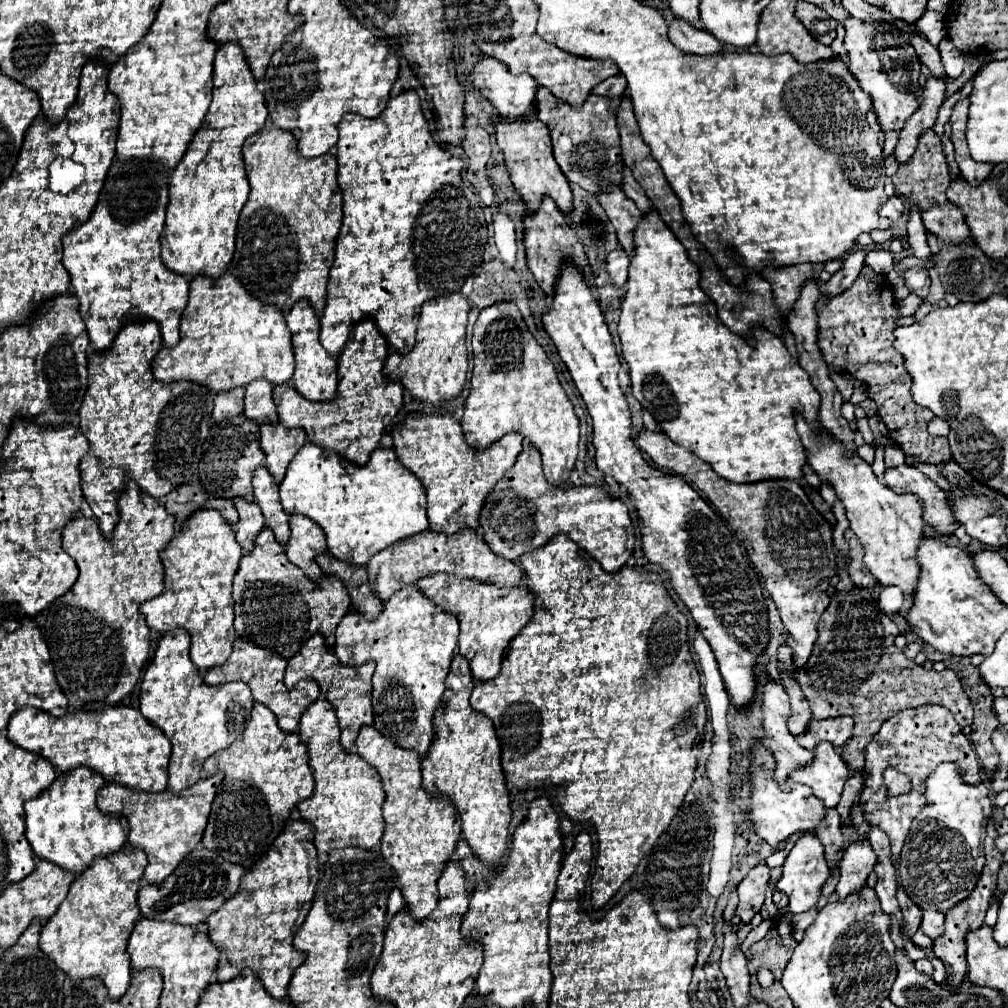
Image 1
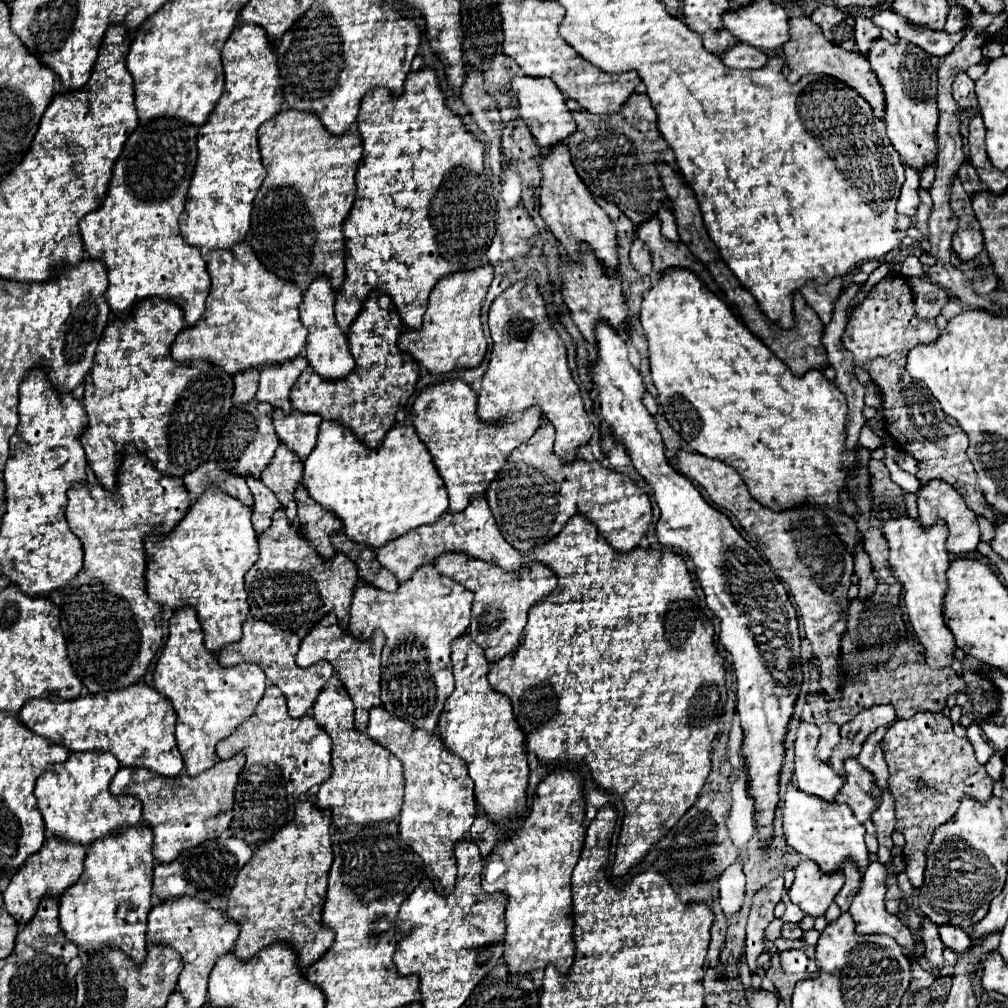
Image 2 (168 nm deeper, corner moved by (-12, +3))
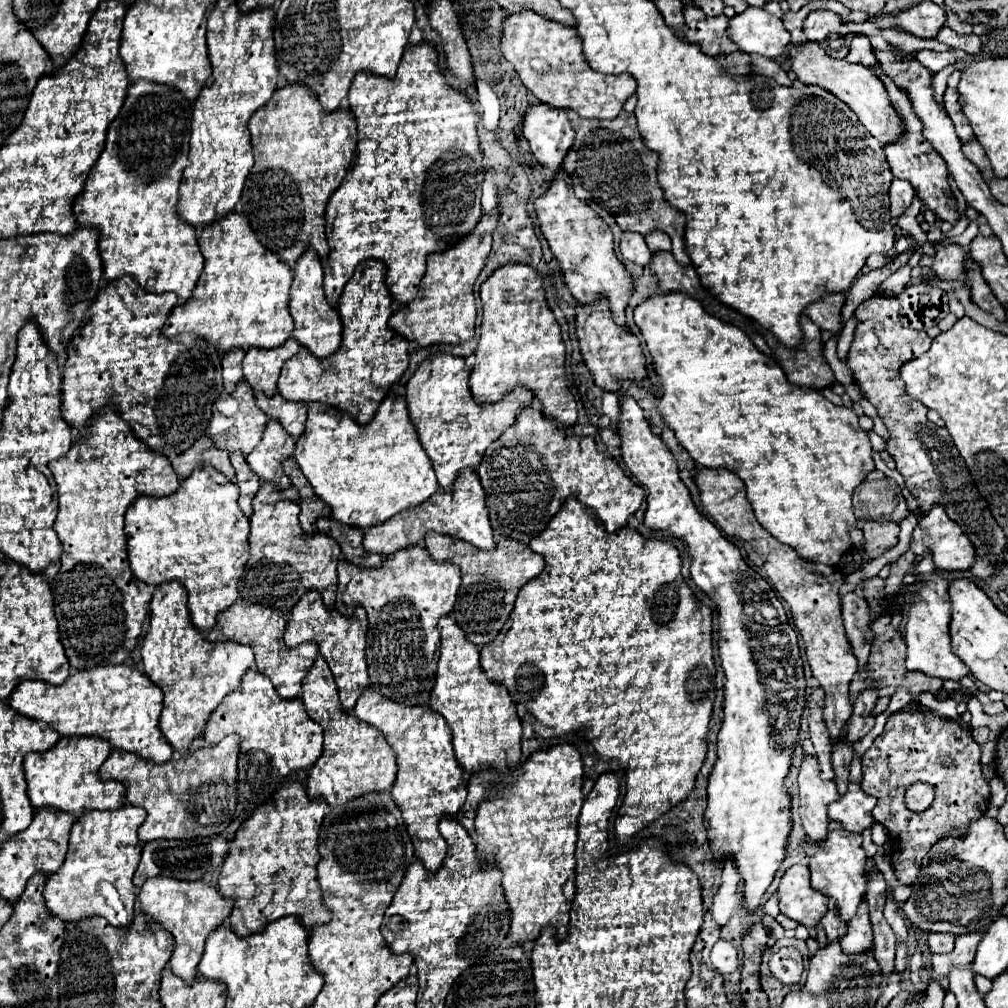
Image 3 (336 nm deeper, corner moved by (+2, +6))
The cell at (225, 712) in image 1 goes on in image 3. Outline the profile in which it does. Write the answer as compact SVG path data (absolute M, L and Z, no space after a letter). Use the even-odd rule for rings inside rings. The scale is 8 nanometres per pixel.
M168 582L162 584L154 590L152 602L150 602L150 628L142 644L142 664L146 670L146 676L152 678L156 686L164 692L164 708L160 714L160 728L166 740L170 742L172 750L186 754L190 744L202 734L210 714L222 704L222 700L238 690L242 676L254 666L254 654L248 646L234 644L234 642L208 642L202 638L202 634L192 626L188 618L188 608L186 608L186 590L178 586L178 582Z

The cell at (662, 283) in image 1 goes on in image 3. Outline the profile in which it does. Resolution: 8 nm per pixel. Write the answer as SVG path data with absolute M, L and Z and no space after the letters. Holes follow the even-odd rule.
M684 292L654 294L654 296L646 298L642 304L638 304L634 308L634 322L636 322L636 326L640 328L640 332L644 336L646 348L648 348L648 352L652 356L654 372L660 378L660 390L662 390L662 394L658 398L658 406L656 408L658 408L658 412L662 416L664 424L674 432L676 440L688 450L688 454L694 458L694 462L698 466L708 466L708 468L728 468L730 472L738 474L738 478L746 484L746 496L748 496L748 502L754 508L756 520L770 534L774 534L782 544L792 546L802 558L816 560L816 562L830 564L830 566L838 564L840 558L842 558L842 554L852 548L848 530L850 530L850 526L856 526L856 522L858 522L854 518L854 512L852 512L852 492L862 482L862 478L870 470L874 470L872 446L870 446L868 434L862 428L856 428L858 426L858 416L850 408L844 408L844 406L838 408L838 406L834 406L830 400L826 400L814 388L802 390L800 386L788 384L782 368L770 356L762 354L740 328L736 328L732 324L726 324L726 322L722 322L718 318L712 318L710 314L706 314L706 310L702 308L702 304L696 298L692 298L692 296L684 294Z

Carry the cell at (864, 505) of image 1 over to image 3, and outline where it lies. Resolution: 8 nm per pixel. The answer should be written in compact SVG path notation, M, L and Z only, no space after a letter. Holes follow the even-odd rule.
M930 552L922 554L920 560L912 564L912 576L916 578L916 592L912 592L912 606L906 614L906 668L924 672L928 676L960 680L968 674L968 666L952 652L948 624L950 624L950 598L948 598L948 580L934 570L934 562Z

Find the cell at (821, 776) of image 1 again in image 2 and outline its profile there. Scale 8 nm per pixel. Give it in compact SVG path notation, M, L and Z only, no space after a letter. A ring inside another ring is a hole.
M848 759L844 767L848 777L840 797L836 797L836 803L846 803L854 811L854 817L864 823L880 805L880 789L876 787L874 775L856 759Z

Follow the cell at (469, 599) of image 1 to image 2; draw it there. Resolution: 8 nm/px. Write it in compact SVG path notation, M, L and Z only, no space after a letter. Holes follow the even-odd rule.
M456 551L440 555L436 559L436 569L458 583L464 583L464 587L474 593L474 607L472 607L468 633L478 645L484 647L486 659L490 663L498 661L500 657L516 649L516 645L520 643L524 625L526 625L528 609L540 599L544 599L548 593L552 593L558 581L554 571L538 561L526 563L518 571L504 571L502 567L494 563L486 563L466 553L456 553Z

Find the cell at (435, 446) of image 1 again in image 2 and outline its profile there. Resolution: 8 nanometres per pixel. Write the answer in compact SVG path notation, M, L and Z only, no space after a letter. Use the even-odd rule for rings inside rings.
M458 379L426 387L412 405L414 427L432 453L438 473L446 483L450 495L450 513L460 513L466 509L472 497L486 493L492 477L496 477L500 465L504 465L508 459L508 453L512 453L512 449L516 449L516 445L522 441L528 441L544 417L542 411L534 407L522 413L510 413L500 423L484 423L476 413L476 403L478 393L466 381Z

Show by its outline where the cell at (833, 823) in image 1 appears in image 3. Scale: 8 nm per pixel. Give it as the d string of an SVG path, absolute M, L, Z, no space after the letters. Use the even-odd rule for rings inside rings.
M834 904L828 908L828 912L822 916L822 926L826 930L828 940L838 940L840 936L846 934L846 924L838 918L838 910L834 910Z

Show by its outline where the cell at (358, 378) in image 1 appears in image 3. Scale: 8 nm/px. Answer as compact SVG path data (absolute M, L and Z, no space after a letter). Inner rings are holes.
M366 260L358 266L338 302L342 320L340 350L318 360L314 354L300 348L300 352L282 366L278 378L278 392L282 398L304 404L330 404L342 412L350 412L362 426L374 418L380 402L408 368L408 342L388 328L392 298L384 286L384 274L384 264L378 260Z

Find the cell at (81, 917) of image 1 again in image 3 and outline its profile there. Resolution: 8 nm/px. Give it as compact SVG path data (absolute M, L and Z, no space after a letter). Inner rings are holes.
M128 804L112 812L90 812L74 822L66 860L62 868L46 880L44 900L50 914L68 924L102 916L110 918L112 926L120 926L116 916L122 912L132 912L134 916L136 886L132 884L132 876L140 862L142 848L138 840L138 826L144 818L146 812L142 808Z

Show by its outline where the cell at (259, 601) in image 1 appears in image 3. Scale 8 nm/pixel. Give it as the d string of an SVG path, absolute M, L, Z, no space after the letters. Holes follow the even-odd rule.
M264 484L254 496L254 514L250 516L250 558L238 582L240 598L280 610L284 616L308 592L336 592L336 568L340 562L340 546L330 536L308 536L298 524L298 492L288 488L280 492L272 484Z

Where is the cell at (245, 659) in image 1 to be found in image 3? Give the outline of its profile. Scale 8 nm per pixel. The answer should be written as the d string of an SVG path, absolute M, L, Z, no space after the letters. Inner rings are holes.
M234 602L228 610L218 614L218 632L212 638L212 642L238 642L244 646L250 646L256 656L256 668L264 676L268 676L278 692L280 698L284 700L294 700L300 696L300 686L308 670L312 668L316 656L318 656L318 646L314 642L304 642L294 648L286 648L284 644L284 630L286 630L286 618L282 612L266 608L266 606L256 606L250 602Z

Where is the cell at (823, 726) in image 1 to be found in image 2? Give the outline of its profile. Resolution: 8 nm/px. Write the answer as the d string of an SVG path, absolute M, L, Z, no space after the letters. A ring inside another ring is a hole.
M878 705L872 709L864 709L864 713L858 713L852 721L844 723L840 727L842 741L832 753L832 769L840 775L846 777L844 771L844 761L850 757L858 757L862 751L862 745L870 733L874 733L882 725L892 725L896 721L896 711L892 705Z

